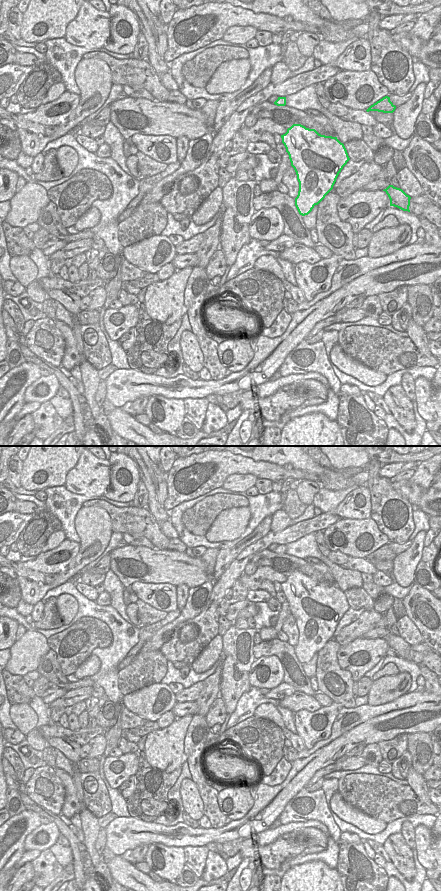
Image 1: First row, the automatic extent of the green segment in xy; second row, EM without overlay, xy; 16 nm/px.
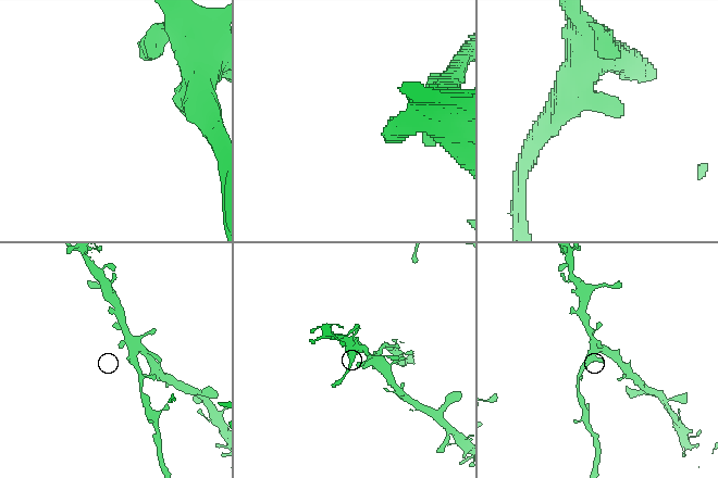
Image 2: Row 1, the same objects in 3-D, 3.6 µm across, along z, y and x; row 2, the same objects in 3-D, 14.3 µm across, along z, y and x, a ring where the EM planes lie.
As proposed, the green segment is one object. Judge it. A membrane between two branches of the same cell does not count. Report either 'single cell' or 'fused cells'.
single cell

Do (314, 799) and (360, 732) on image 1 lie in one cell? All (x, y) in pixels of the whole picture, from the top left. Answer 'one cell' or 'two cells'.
two cells

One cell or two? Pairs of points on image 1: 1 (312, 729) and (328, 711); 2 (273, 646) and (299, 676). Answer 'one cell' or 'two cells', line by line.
1: one cell
2: one cell

